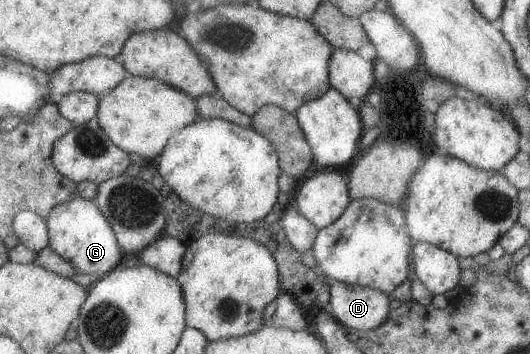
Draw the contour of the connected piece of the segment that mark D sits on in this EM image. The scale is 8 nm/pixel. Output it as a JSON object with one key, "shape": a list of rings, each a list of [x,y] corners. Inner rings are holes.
{"shape":[[[335,280],[330,286],[329,312],[348,330],[371,330],[388,319],[392,297],[380,290]]]}

